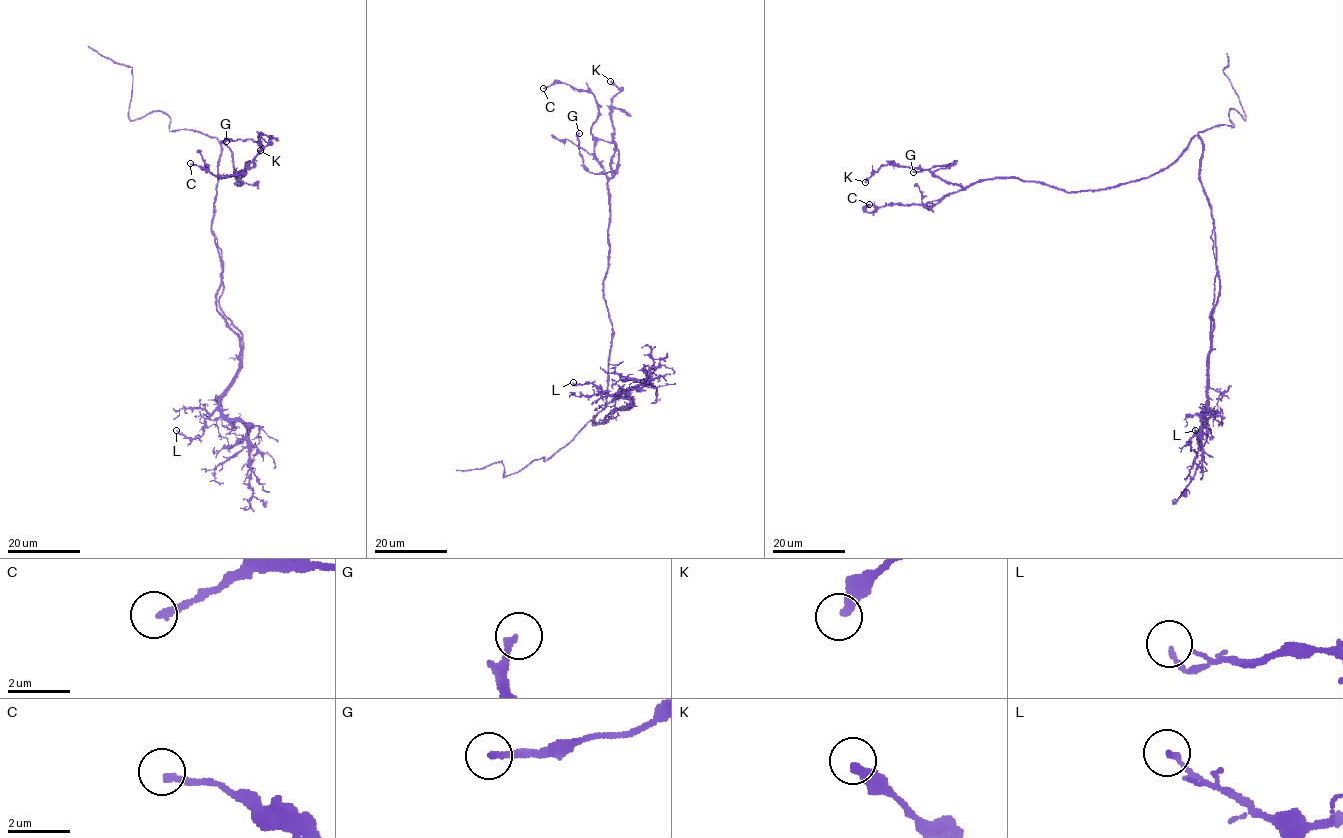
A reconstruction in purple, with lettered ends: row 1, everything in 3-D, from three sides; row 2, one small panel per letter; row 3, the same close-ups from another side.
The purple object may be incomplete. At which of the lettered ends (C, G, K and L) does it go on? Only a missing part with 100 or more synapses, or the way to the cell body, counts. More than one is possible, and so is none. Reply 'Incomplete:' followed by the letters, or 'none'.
Incomplete: none

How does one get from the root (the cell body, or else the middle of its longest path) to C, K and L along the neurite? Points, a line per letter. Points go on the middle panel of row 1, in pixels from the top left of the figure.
C: (595, 422), (605, 406), (612, 327), (603, 297), (610, 194), (591, 133), (598, 104), (563, 83), (543, 88)
K: (595, 422), (605, 406), (612, 339), (604, 279), (615, 147), (611, 106), (619, 90), (610, 81)
L: (595, 422), (594, 415), (593, 425), (608, 421), (607, 414), (628, 409), (632, 400), (573, 382)

